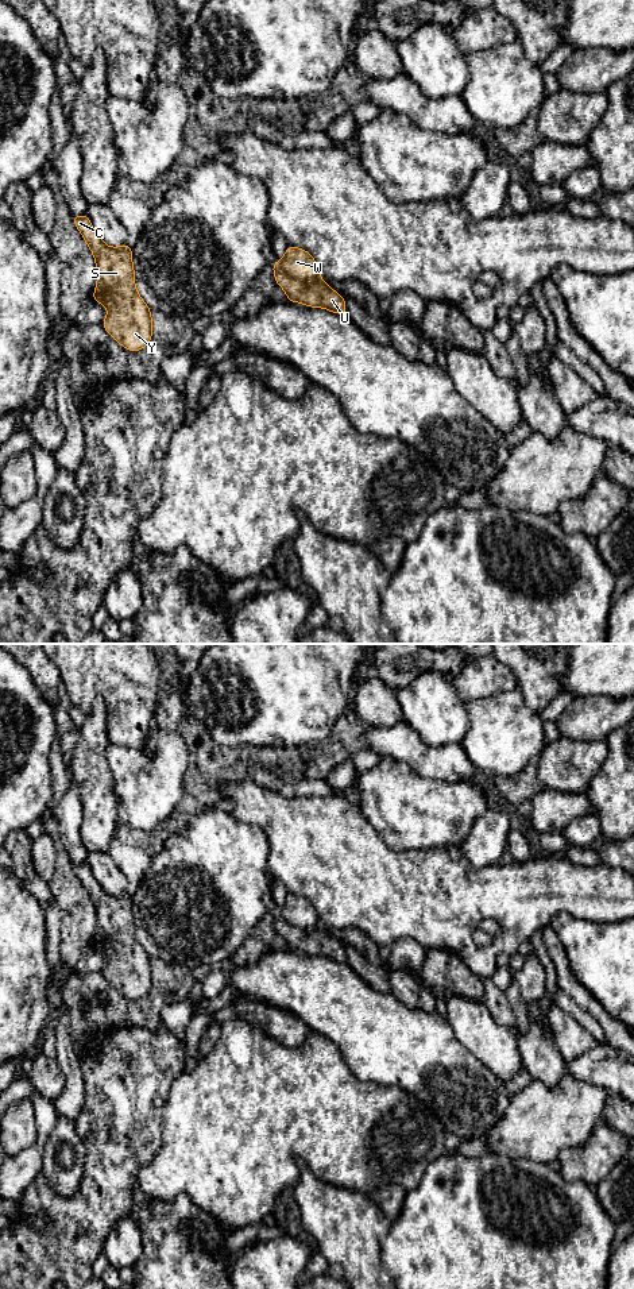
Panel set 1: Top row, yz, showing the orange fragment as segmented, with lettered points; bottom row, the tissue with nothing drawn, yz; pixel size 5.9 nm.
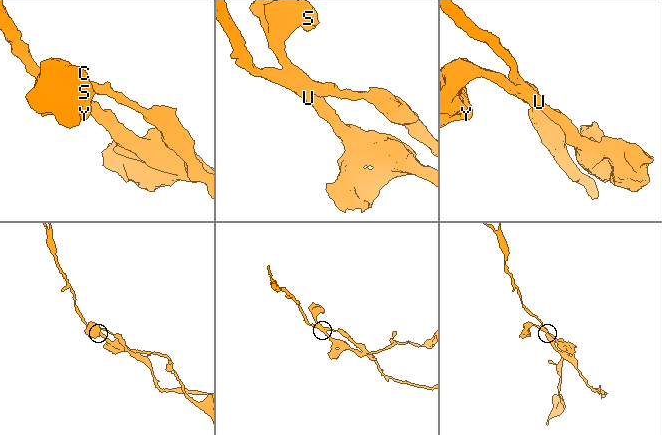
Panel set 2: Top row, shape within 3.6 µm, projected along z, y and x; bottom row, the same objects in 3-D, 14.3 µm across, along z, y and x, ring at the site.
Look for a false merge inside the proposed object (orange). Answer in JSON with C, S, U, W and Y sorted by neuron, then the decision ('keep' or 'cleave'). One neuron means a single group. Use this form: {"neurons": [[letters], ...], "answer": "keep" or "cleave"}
{"neurons": [["C", "S", "U", "Y"], ["W"]], "answer": "cleave"}

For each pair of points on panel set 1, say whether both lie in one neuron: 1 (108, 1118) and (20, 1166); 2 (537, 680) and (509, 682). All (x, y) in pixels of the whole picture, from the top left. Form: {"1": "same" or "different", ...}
{"1": "different", "2": "different"}

